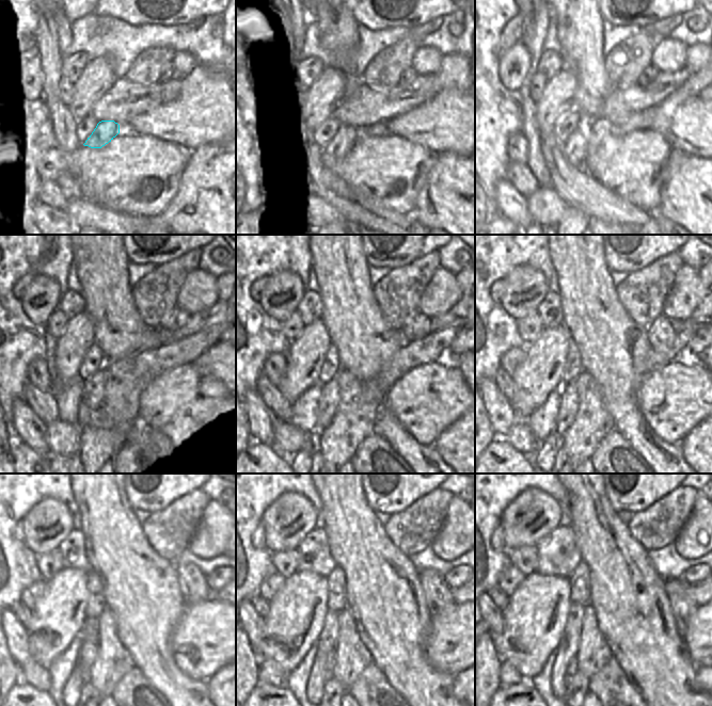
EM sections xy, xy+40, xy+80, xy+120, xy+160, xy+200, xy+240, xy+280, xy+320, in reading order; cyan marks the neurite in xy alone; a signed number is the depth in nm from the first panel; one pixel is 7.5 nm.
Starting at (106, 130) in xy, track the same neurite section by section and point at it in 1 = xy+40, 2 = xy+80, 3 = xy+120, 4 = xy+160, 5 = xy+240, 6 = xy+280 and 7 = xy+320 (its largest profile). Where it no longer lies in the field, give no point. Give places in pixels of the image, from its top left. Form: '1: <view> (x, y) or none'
1: xy+40 (344, 138)
2: xy+80 (575, 146)
3: xy+120 (93, 395)
4: xy+160 (329, 401)
5: xy+240 (89, 650)
6: xy+280 (330, 661)
7: xy+320 (571, 668)

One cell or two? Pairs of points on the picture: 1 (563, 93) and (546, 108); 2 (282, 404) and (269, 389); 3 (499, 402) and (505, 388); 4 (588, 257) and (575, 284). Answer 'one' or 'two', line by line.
1: one
2: one
3: two
4: one

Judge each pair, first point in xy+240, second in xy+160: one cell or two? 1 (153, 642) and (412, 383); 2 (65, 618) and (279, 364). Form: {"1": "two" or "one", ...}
{"1": "two", "2": "two"}

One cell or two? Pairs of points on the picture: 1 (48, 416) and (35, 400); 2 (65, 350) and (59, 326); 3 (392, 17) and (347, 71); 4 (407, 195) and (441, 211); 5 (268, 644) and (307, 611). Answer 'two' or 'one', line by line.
1: one
2: two
3: two
4: two
5: one

